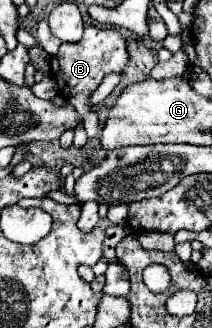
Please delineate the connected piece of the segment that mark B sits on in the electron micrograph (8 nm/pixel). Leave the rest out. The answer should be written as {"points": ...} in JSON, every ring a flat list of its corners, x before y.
{"points":[[92,24,84,26,84,36,76,44,60,44,60,50,56,56,50,58,50,70,56,78,60,94,78,110,82,116,82,124,86,128,88,138,98,136,98,116,94,112,94,104,90,102,90,96,100,86,102,78,110,72,122,72,128,64,126,54,126,40,122,34,114,28,96,28]]}

